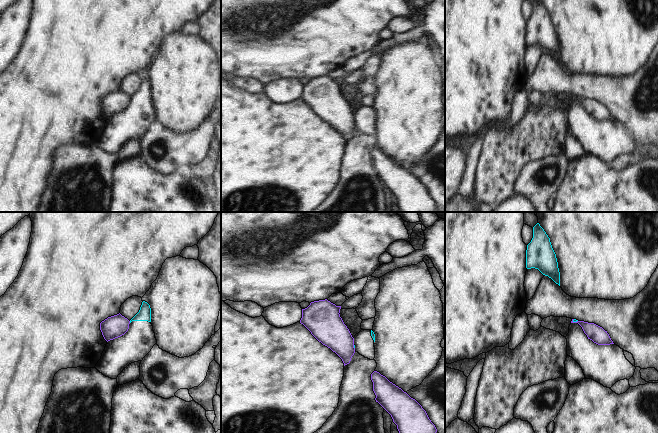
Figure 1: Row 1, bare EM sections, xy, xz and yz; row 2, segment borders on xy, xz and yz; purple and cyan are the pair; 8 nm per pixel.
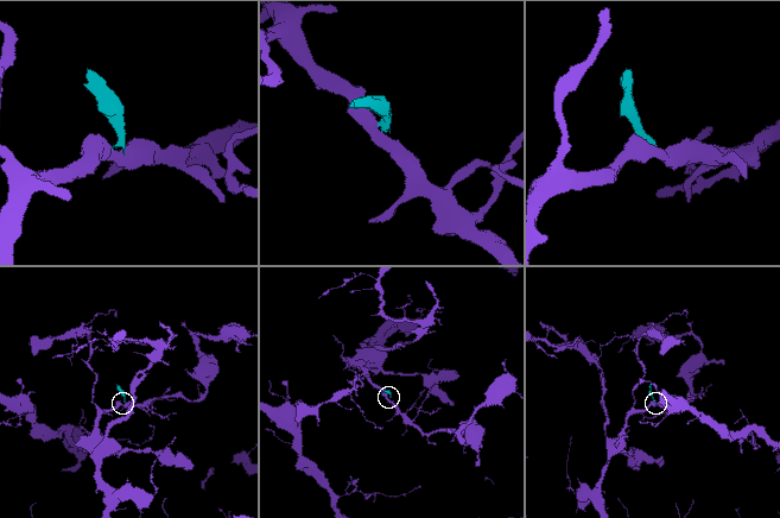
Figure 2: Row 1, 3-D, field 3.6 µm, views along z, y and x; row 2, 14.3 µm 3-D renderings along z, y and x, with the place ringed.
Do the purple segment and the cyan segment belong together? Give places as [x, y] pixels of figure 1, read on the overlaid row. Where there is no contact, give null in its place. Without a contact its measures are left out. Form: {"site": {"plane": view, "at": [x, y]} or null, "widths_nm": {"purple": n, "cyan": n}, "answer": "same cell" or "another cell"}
{"site": {"plane": "yz", "at": [574, 322]}, "widths_nm": {"purple": 140, "cyan": 20}, "answer": "another cell"}

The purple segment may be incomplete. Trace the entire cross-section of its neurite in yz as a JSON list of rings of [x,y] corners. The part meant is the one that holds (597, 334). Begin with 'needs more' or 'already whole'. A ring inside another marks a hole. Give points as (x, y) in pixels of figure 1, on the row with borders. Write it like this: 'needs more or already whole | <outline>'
already whole | [[[572,319],[571,323],[578,323],[582,327],[588,339],[592,340],[594,343],[598,345],[614,344],[607,331],[605,331],[602,327],[594,323],[588,323],[584,321],[574,322],[573,320],[574,319]]]

